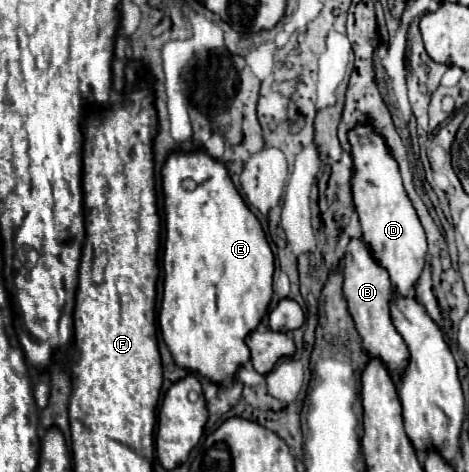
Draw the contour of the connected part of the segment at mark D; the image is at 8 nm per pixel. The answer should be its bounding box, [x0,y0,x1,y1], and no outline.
[349,124,427,296]

